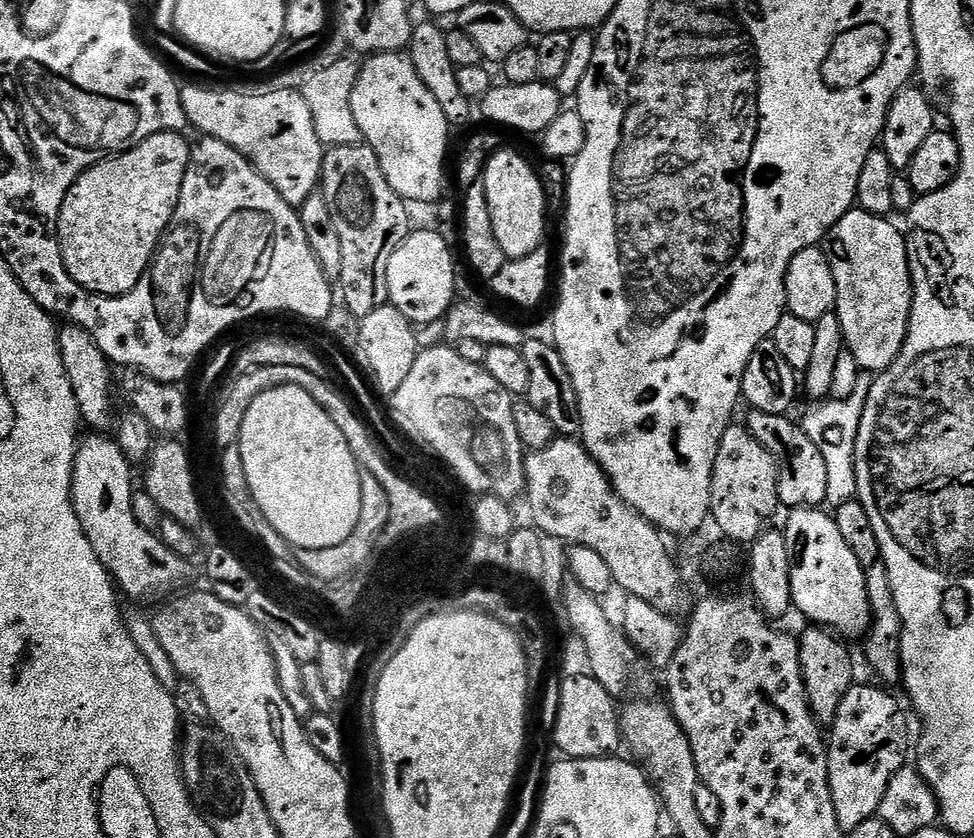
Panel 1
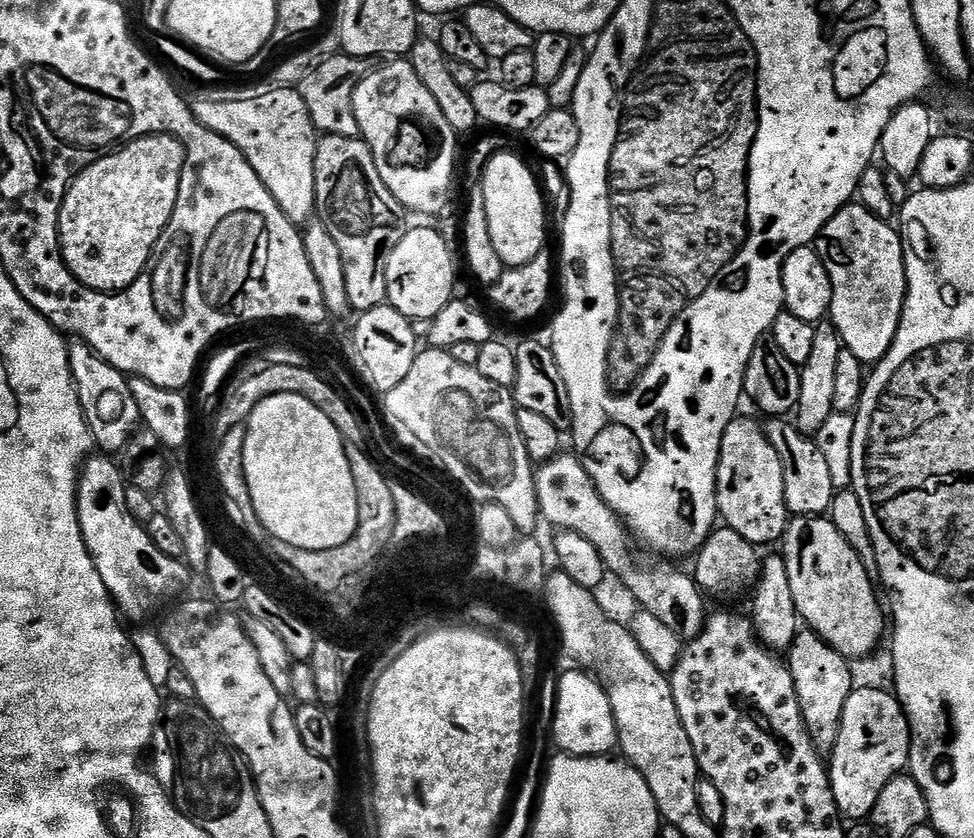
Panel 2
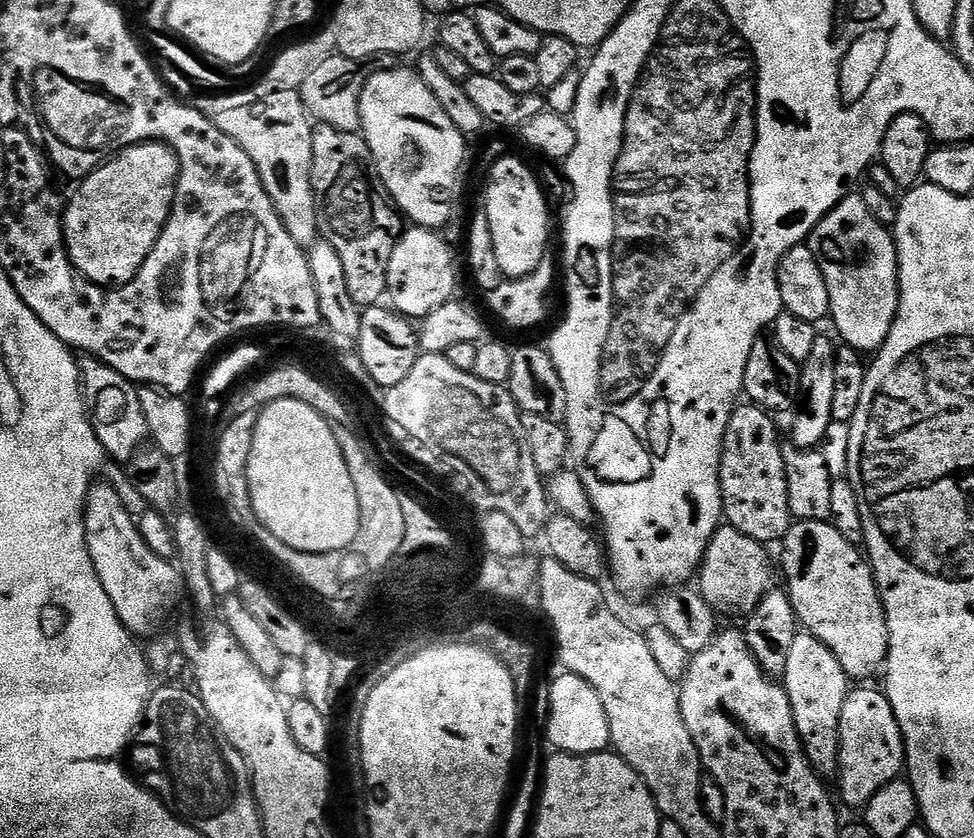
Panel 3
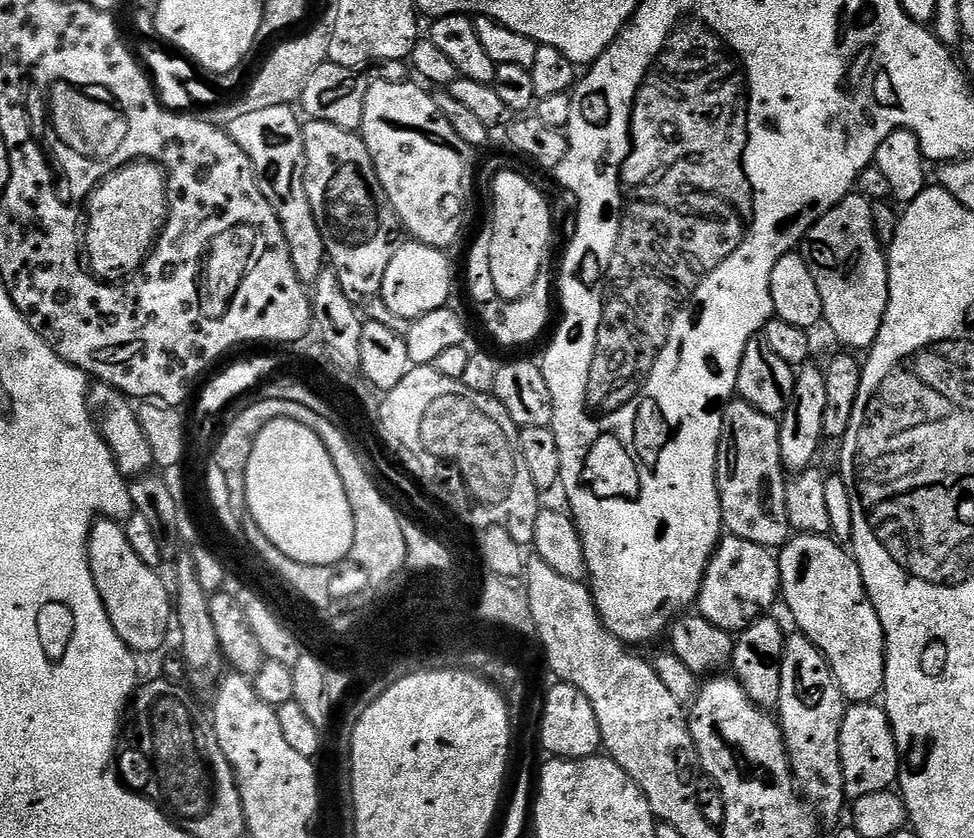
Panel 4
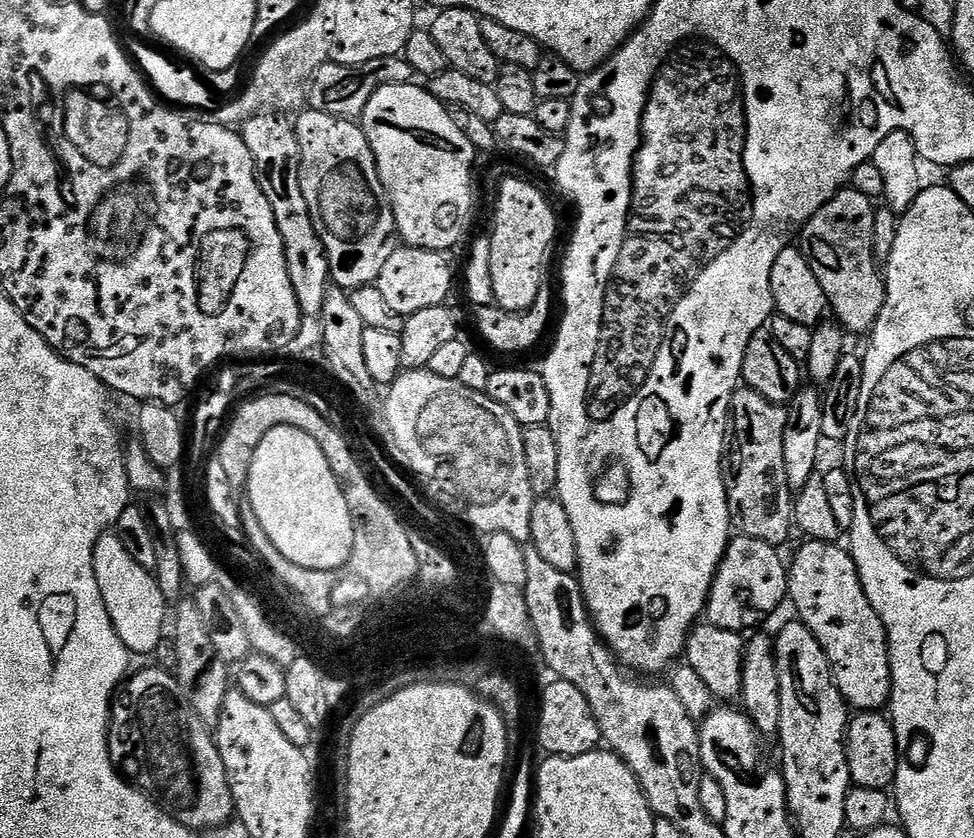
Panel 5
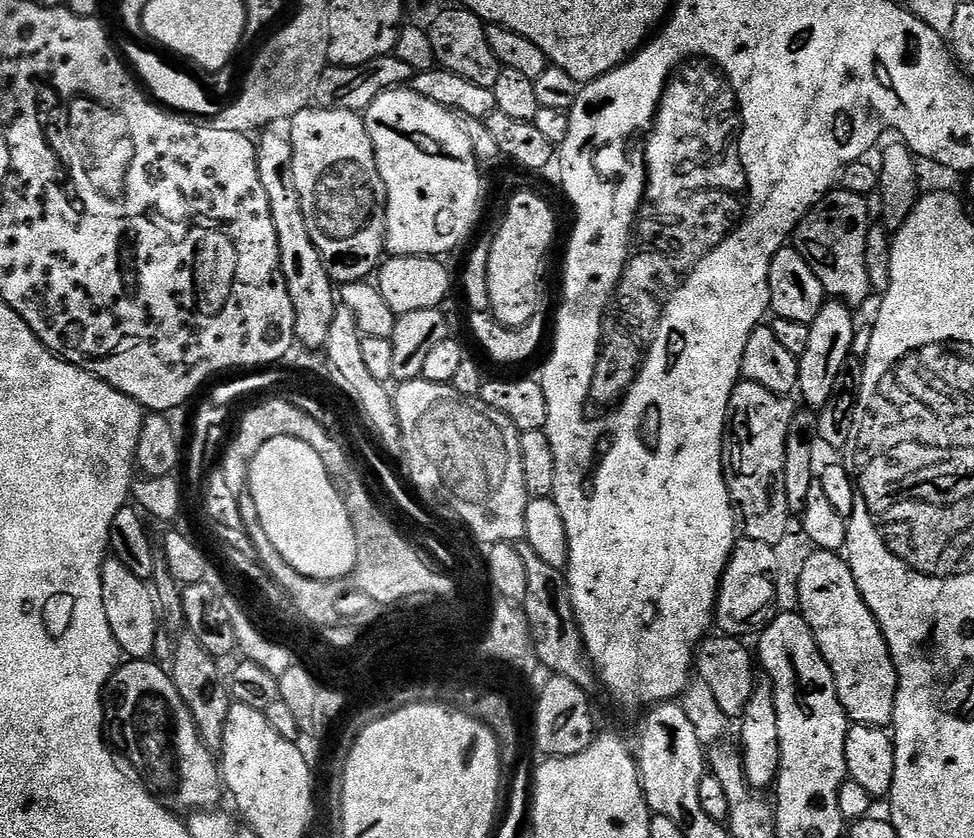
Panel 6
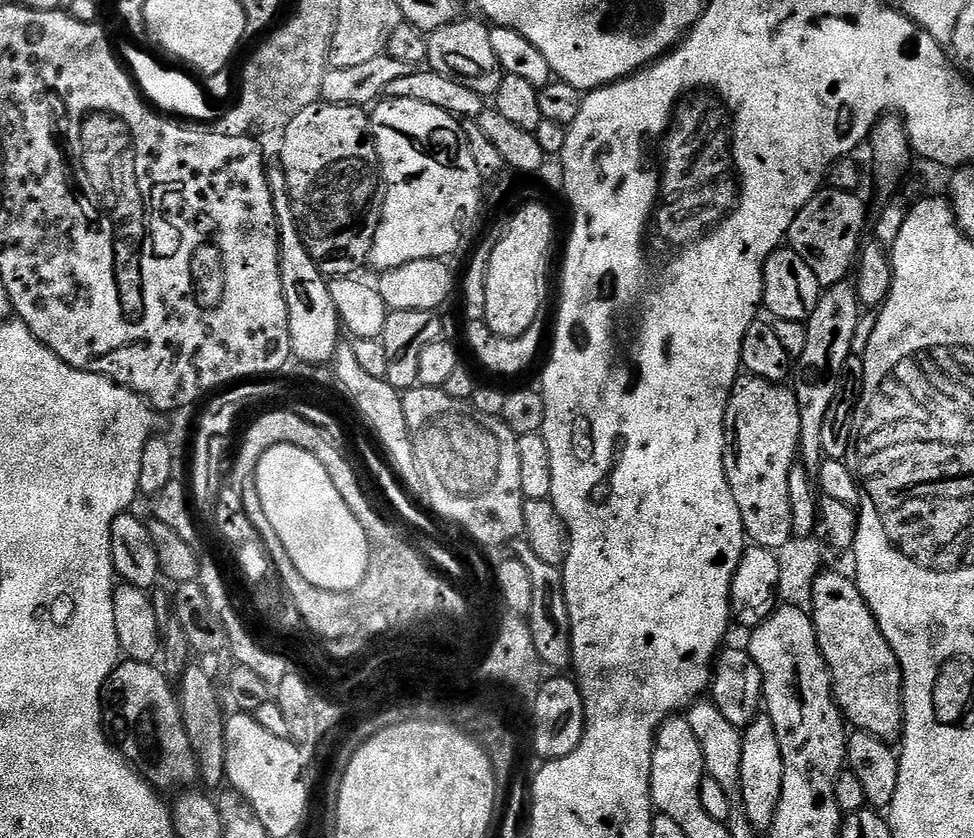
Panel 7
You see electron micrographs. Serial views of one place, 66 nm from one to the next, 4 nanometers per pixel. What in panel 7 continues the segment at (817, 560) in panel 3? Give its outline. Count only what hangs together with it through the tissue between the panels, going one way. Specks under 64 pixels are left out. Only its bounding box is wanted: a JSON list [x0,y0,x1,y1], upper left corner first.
[810,571,904,741]

